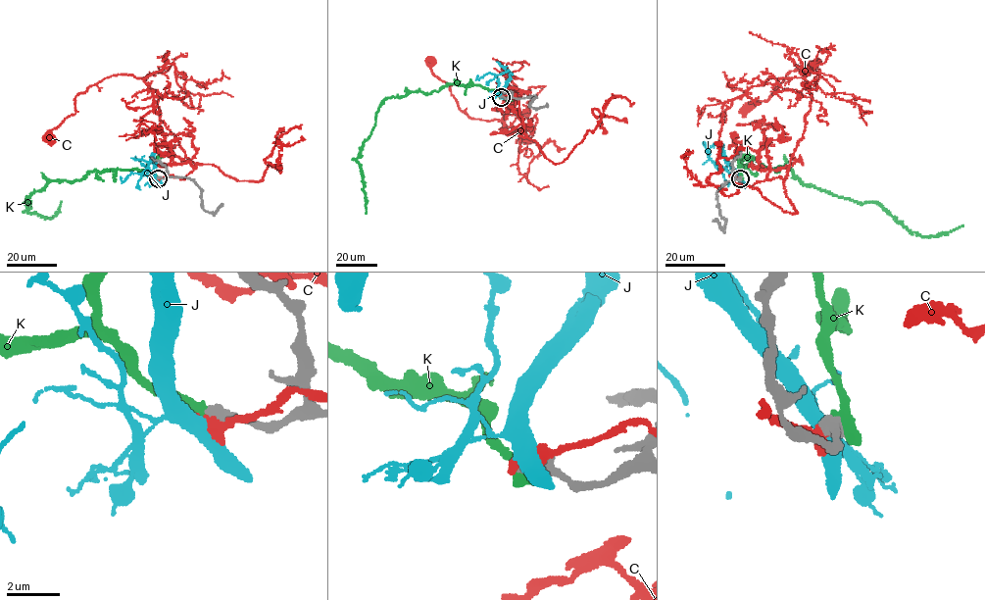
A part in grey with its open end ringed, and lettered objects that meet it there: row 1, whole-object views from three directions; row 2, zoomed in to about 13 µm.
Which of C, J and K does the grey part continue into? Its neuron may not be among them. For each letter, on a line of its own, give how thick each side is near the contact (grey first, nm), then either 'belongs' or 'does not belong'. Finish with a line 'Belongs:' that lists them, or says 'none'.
C: 650/480 nm | does not belong
J: 600/500 nm | does not belong
K: 600/700 nm | does not belong
Belongs: none

